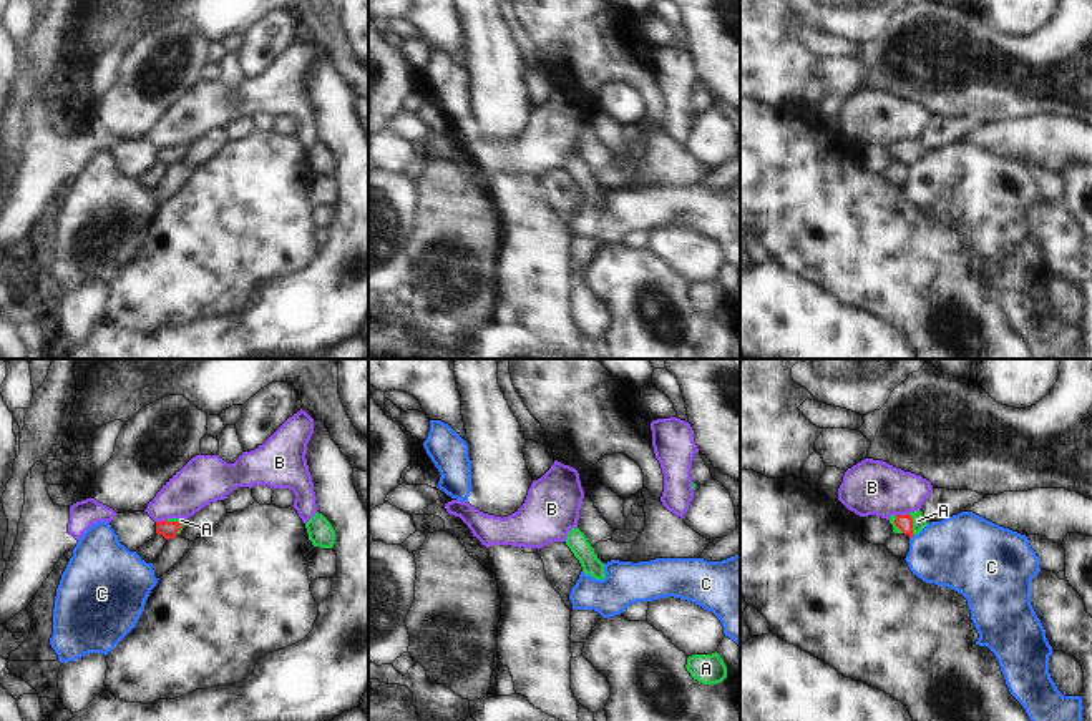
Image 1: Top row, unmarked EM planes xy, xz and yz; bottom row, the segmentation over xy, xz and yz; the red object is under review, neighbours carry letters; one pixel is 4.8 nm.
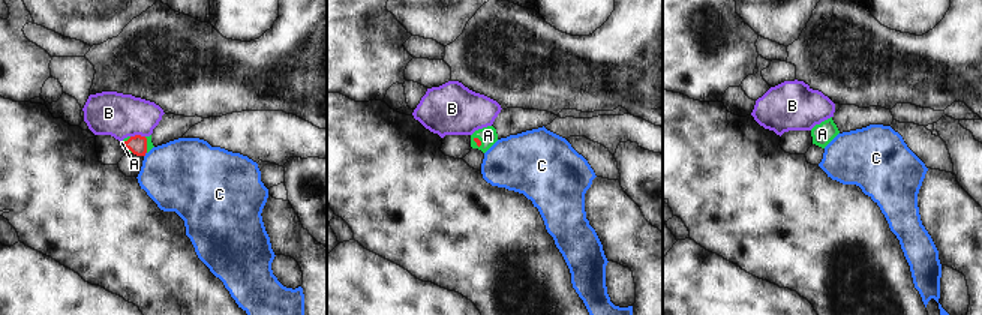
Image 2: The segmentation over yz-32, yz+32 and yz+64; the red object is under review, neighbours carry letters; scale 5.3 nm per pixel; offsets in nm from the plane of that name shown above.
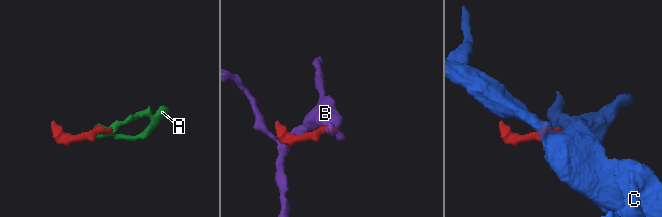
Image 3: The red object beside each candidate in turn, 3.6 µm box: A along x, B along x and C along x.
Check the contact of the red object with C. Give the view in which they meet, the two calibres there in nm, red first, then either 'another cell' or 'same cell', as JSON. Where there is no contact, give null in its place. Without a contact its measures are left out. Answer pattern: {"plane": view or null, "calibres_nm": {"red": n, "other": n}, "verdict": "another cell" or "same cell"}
{"plane": null, "verdict": "another cell"}

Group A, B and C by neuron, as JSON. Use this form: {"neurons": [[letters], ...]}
{"neurons": [["A"], ["B"], ["C"]]}

